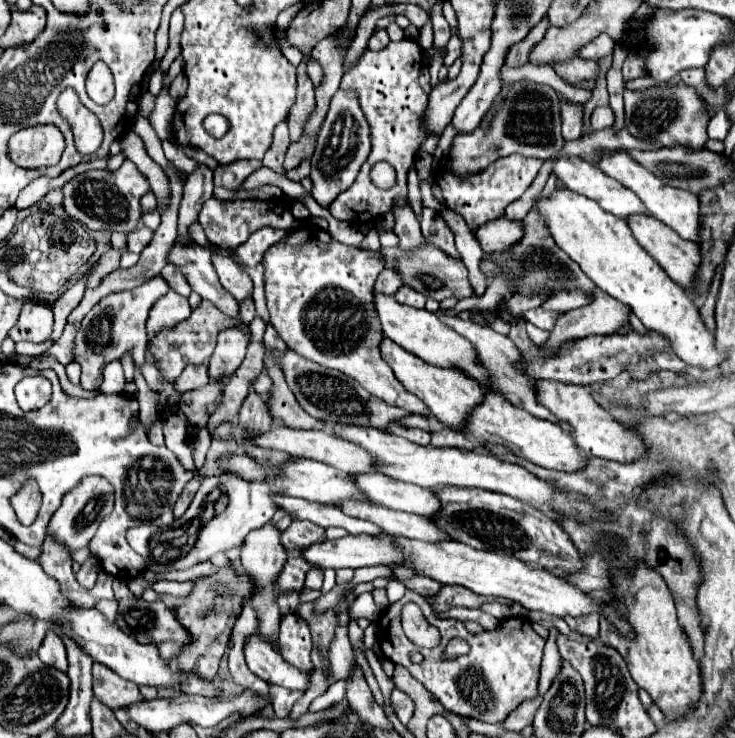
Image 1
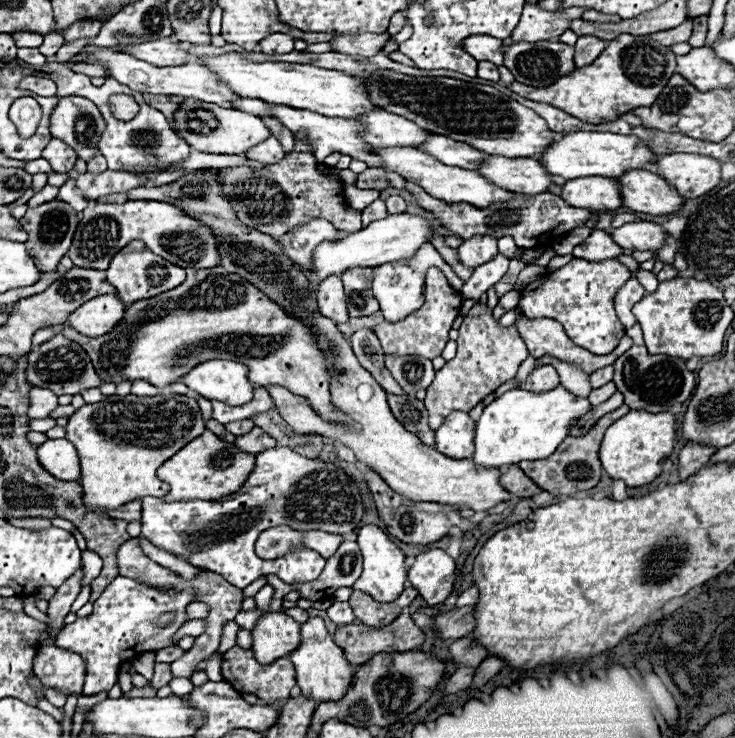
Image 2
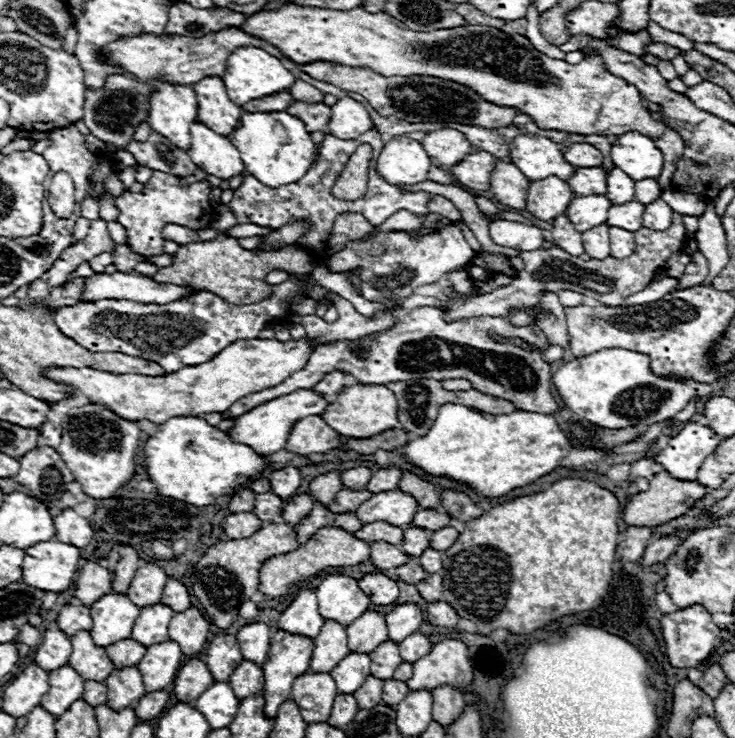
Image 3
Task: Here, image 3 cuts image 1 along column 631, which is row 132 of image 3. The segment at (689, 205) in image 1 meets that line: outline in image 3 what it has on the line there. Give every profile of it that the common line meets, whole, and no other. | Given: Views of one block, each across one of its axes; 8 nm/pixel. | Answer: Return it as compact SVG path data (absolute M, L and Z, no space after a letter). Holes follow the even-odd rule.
M154 80L152 84L156 86L156 90L148 98L150 102L148 124L152 126L152 130L168 138L174 146L188 150L190 148L190 124L198 120L198 102L196 102L194 90L188 84L172 84L172 82L162 82L162 80Z

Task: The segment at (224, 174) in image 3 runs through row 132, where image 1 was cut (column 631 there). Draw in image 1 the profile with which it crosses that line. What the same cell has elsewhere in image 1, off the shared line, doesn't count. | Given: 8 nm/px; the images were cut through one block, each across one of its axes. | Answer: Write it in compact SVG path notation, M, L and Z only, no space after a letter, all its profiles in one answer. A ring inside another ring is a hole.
M562 156L562 158L558 158L558 160L554 162L554 172L556 172L556 176L558 176L572 192L580 192L582 196L588 196L590 200L598 202L602 210L606 210L606 212L610 212L610 214L614 214L614 216L618 216L618 218L622 218L622 220L634 216L634 214L648 214L648 210L644 208L644 204L640 202L640 198L634 196L632 190L624 188L618 180L606 176L604 172L600 172L600 168L592 166L590 162L586 162L586 160L582 160L582 158Z

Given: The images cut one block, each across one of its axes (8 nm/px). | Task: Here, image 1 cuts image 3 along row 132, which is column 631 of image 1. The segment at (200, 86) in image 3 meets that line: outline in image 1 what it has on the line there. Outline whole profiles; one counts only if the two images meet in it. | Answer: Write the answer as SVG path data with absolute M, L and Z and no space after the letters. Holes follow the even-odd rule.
M630 216L628 226L630 226L634 238L638 240L638 244L668 272L668 276L676 284L680 284L684 290L692 290L694 288L694 284L696 284L696 272L698 272L698 268L702 264L700 246L696 242L682 240L676 232L672 232L672 228L668 228L666 224L662 224L654 216Z

